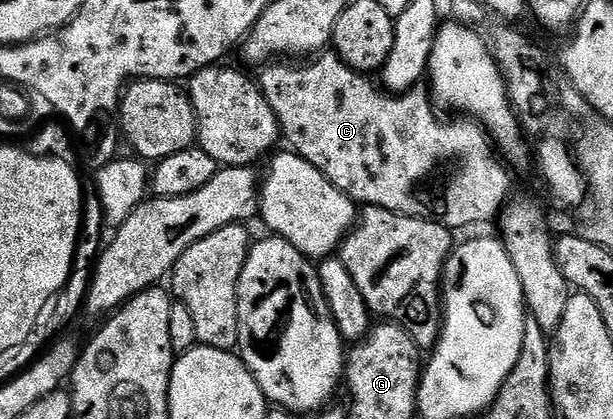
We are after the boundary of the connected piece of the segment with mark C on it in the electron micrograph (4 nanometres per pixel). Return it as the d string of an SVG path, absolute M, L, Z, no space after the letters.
M320 51L315 55L309 56L301 65L295 65L292 59L272 59L263 66L264 69L258 76L258 84L260 90L264 92L266 103L270 103L270 107L274 111L274 115L280 124L280 132L283 140L289 141L291 148L299 153L301 157L305 157L310 163L314 163L314 167L318 167L318 171L322 171L322 175L326 175L326 179L330 179L330 183L334 183L334 187L338 187L347 197L351 197L353 201L361 206L377 205L383 209L389 209L395 213L407 213L409 217L427 217L435 219L448 226L453 231L464 229L467 225L480 225L483 221L488 221L497 216L503 210L506 200L509 198L508 192L512 189L512 177L508 174L509 166L498 156L497 150L494 148L493 142L490 140L488 130L475 119L460 119L464 121L440 121L440 117L435 113L434 102L427 92L424 93L420 87L413 87L407 92L397 92L393 95L391 92L385 91L379 84L376 85L365 75L359 68L353 67L348 62L343 61L341 57L334 51Z

